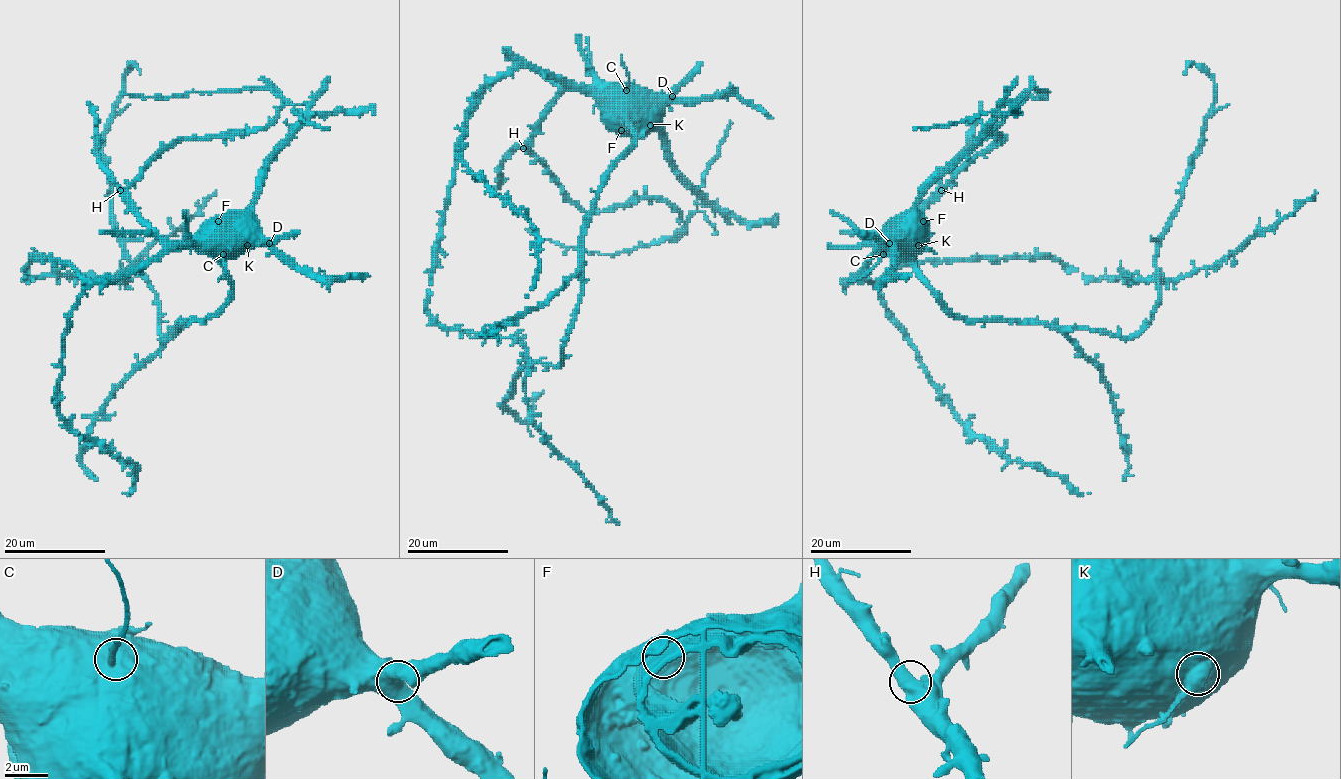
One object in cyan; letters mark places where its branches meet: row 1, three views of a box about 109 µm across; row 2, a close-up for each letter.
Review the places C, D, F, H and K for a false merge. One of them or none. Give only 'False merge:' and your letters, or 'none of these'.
False merge: K

